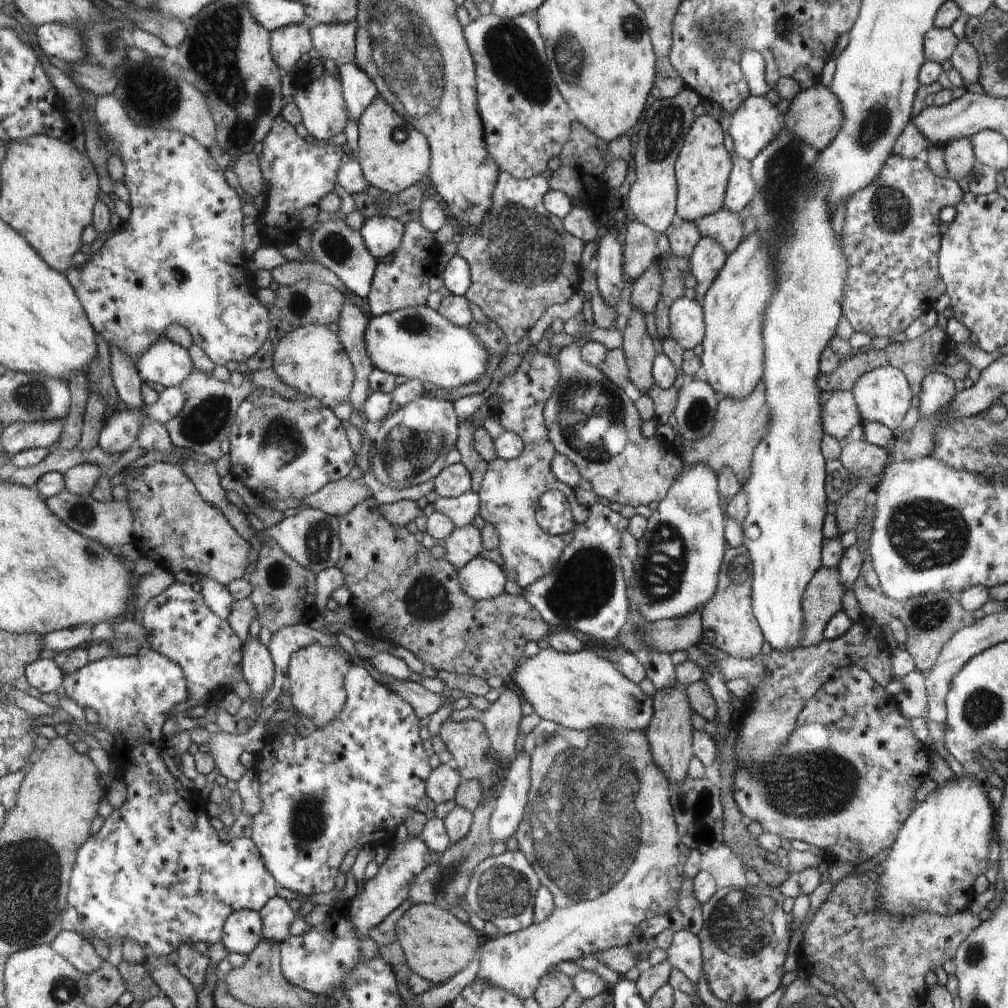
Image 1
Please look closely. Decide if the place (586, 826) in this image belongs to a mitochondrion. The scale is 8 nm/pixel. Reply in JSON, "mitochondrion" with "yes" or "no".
{"mitochondrion":"yes"}

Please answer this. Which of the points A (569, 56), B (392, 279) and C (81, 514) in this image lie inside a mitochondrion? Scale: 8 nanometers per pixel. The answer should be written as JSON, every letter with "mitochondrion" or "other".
{"A":"mitochondrion","B":"other","C":"mitochondrion"}

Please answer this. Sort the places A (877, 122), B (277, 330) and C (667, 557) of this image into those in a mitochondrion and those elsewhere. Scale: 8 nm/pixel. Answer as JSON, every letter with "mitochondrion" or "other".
{"A":"mitochondrion","B":"other","C":"mitochondrion"}

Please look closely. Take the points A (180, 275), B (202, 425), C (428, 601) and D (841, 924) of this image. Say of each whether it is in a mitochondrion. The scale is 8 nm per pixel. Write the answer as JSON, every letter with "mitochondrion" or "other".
{"A":"other","B":"mitochondrion","C":"mitochondrion","D":"other"}

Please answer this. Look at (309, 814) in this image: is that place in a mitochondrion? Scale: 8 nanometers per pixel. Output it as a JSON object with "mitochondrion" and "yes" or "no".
{"mitochondrion":"yes"}

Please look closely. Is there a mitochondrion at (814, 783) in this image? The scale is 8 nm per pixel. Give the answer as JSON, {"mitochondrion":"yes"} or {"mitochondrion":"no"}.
{"mitochondrion":"yes"}

